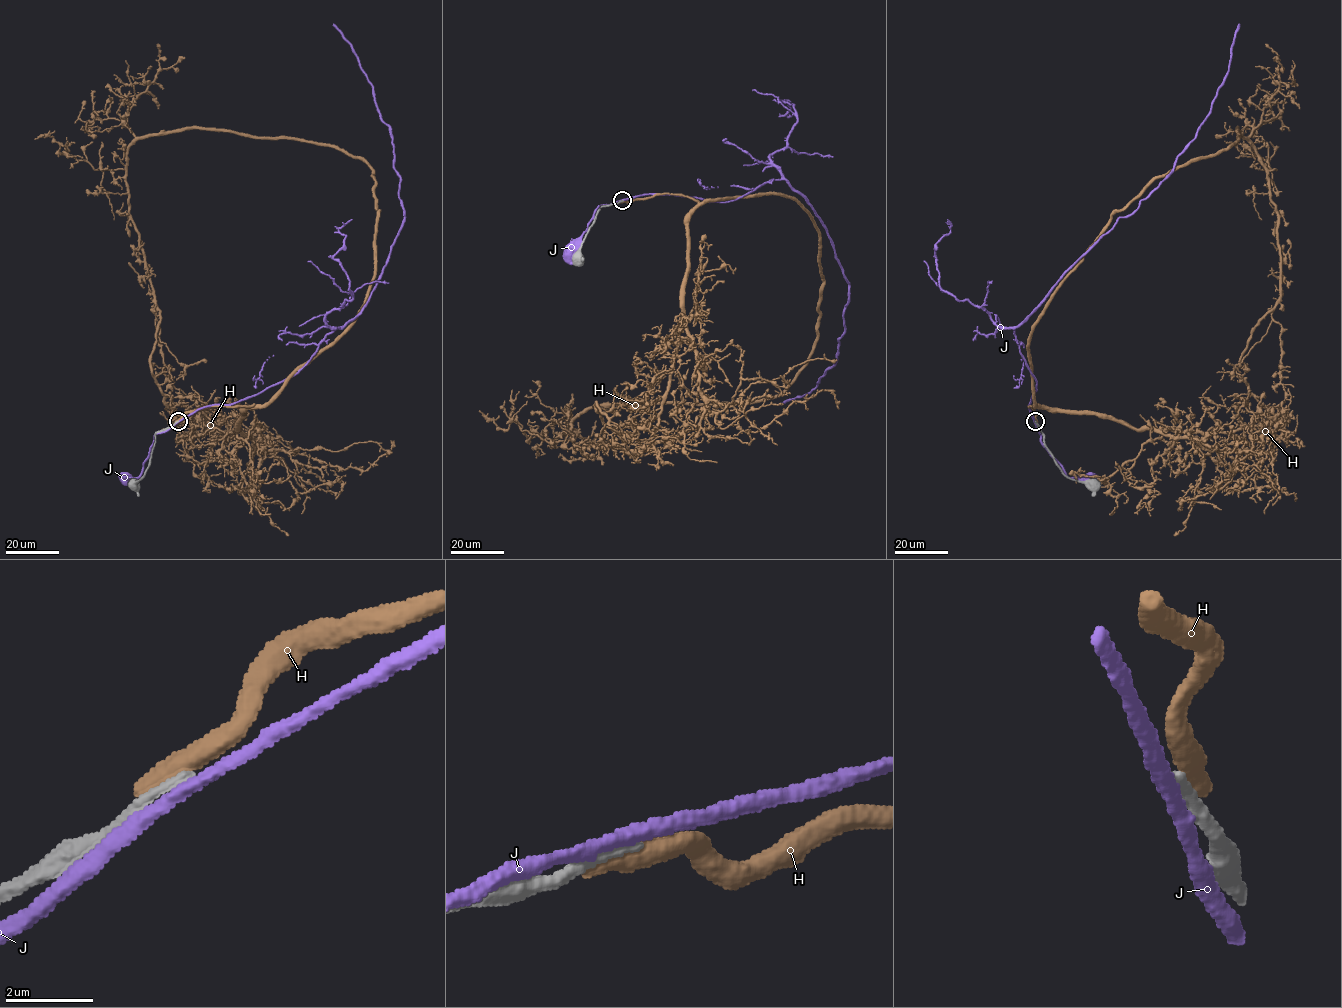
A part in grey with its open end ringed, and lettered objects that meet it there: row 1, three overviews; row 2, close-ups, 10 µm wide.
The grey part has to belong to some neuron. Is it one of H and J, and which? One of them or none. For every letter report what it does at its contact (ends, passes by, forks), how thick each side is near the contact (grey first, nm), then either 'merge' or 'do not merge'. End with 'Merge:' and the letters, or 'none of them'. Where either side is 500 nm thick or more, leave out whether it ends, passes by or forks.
H: 360/550 nm | do not merge
J: it passes by | 400/320 nm | do not merge
Merge: none of them

